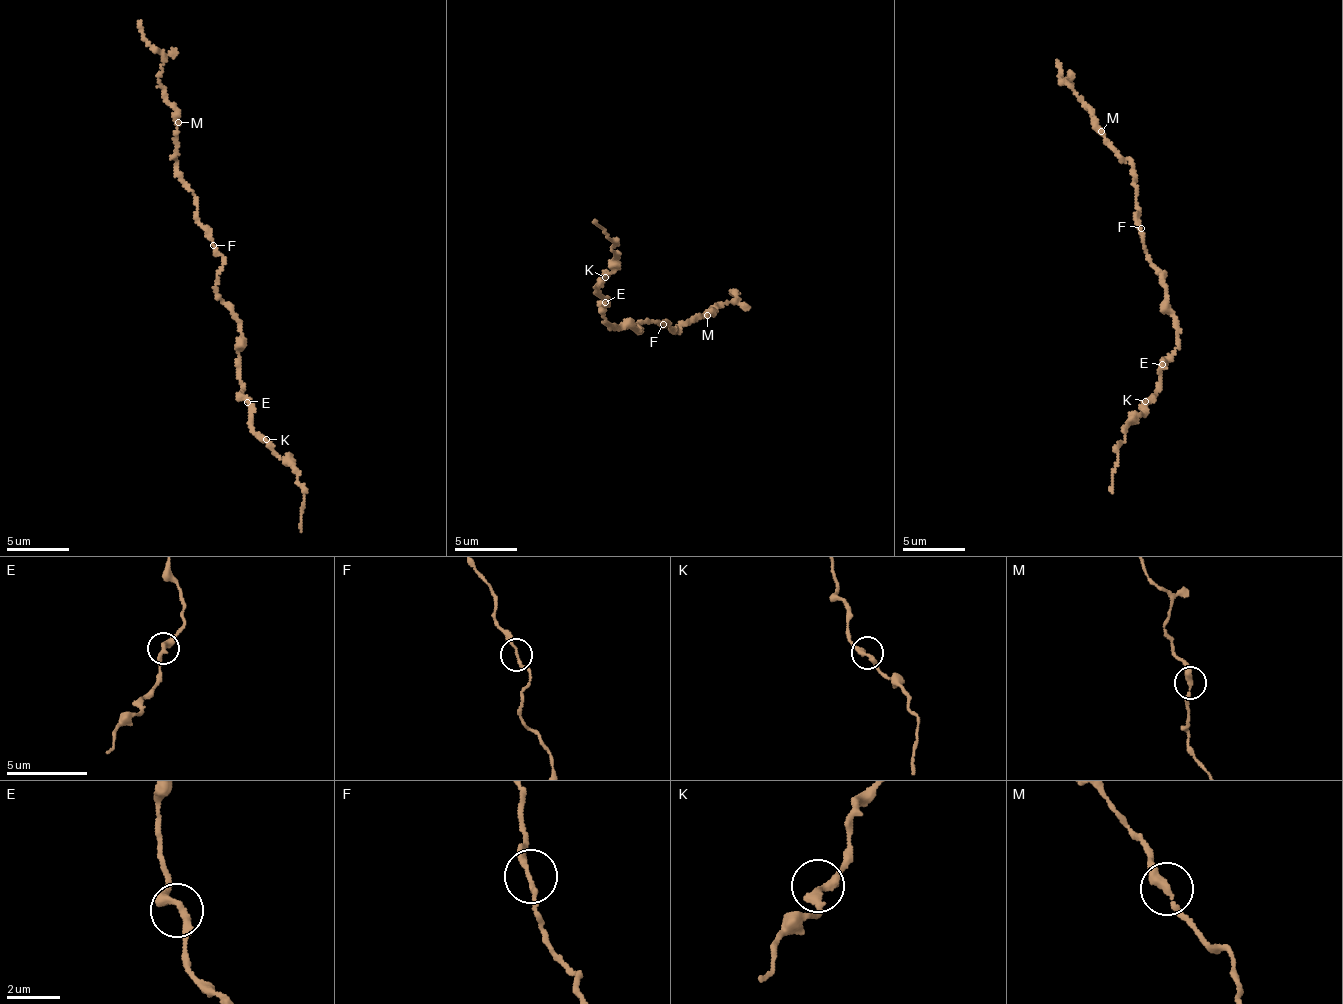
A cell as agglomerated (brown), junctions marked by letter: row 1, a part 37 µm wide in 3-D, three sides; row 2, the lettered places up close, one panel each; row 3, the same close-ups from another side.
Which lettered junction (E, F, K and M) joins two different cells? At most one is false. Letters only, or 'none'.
none

